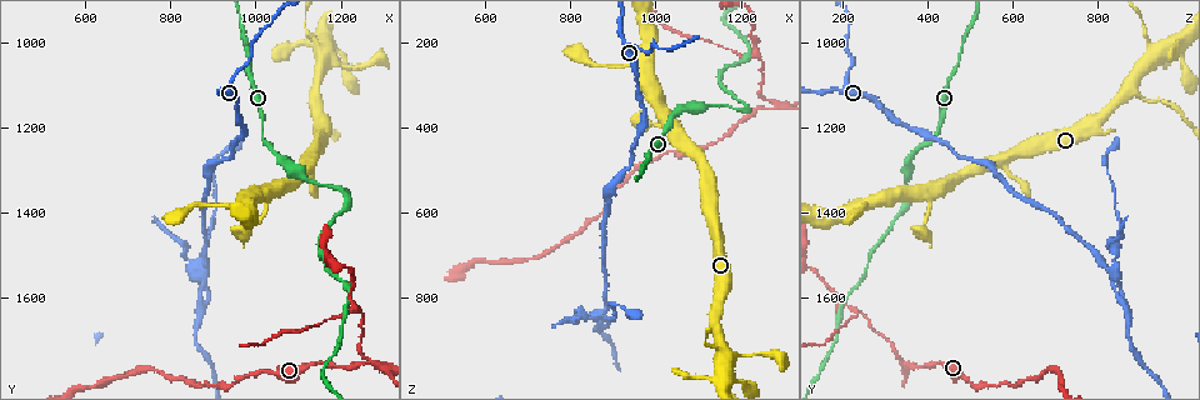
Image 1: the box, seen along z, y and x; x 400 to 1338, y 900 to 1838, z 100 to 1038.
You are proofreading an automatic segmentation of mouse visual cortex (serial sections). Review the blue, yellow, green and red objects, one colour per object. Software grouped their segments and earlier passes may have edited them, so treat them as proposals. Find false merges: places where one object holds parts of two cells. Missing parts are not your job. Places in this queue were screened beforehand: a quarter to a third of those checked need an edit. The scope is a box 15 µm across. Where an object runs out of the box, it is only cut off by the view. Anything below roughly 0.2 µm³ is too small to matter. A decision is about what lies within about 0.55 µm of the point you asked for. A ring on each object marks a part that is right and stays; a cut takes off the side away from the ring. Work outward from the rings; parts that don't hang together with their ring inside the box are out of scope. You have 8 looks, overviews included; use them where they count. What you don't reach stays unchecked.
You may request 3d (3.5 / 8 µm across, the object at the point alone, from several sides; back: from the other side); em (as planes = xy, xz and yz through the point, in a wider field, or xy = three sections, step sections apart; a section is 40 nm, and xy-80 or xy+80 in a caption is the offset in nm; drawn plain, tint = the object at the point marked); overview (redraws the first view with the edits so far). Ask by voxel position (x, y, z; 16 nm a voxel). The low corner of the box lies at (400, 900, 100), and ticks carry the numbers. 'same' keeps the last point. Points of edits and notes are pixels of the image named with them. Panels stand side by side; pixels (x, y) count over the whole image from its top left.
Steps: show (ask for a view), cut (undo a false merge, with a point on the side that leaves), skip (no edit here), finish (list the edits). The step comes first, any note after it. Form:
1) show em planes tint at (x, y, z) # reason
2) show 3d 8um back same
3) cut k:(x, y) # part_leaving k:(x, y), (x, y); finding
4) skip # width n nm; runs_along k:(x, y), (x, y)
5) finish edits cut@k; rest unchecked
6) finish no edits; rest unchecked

show 3d 8um at (1270, 1760, 355) # abrupt turn

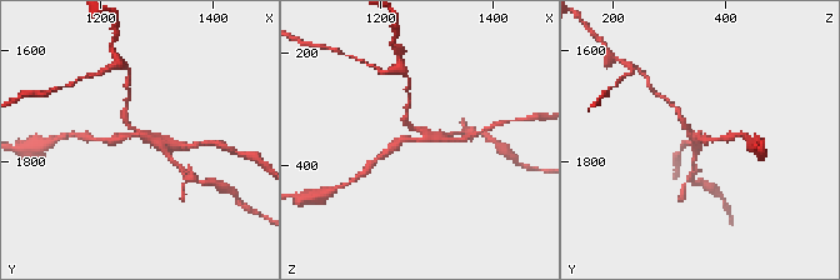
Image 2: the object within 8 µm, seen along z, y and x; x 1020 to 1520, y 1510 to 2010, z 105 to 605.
show em xy step 5 tint at (1280, 1755, 355) # arms 3; arm_widths 150, 200, 200 nm

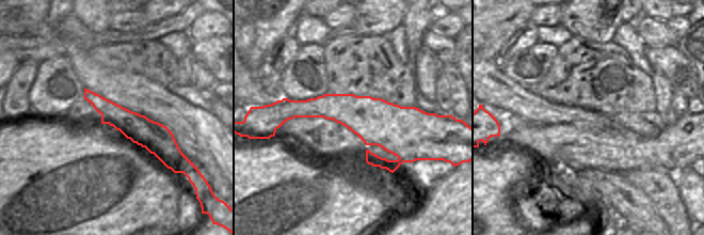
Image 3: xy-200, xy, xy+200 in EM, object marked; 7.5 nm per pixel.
cut 2:(186, 173) # a second cell is stuck on

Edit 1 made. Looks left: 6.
show 3d 3.5um at (1220, 1375, 350) # abrupt turn

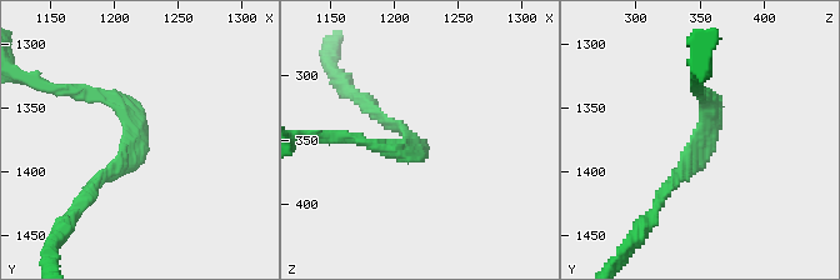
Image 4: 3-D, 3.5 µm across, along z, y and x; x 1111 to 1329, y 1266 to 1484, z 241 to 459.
show em xy step 2 tint at (1220, 1370, 356)

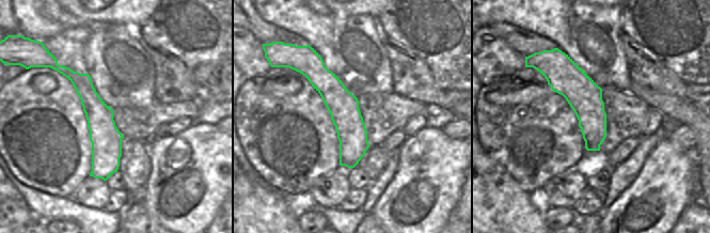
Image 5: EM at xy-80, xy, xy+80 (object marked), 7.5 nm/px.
skip # runs_along 5:(64, 70), (99, 115), (105, 176); continuous, no second cell

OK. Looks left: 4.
show 3d 3.5um at (1140, 1105, 870) # two arms in line, one across

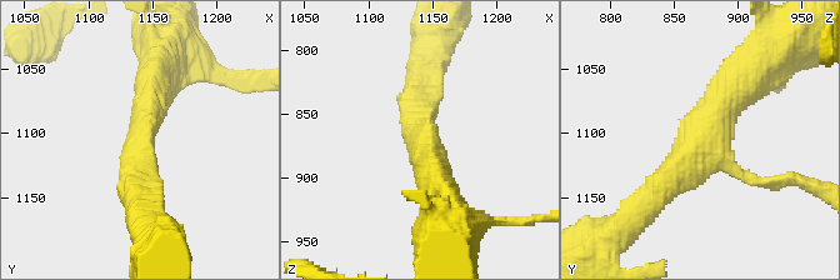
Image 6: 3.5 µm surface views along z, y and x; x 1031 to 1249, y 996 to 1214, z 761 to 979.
show em xy step 1 tint at (1138, 1108, 870) # arms 3; arm_widths 150, 400, 450 nm; now the EM

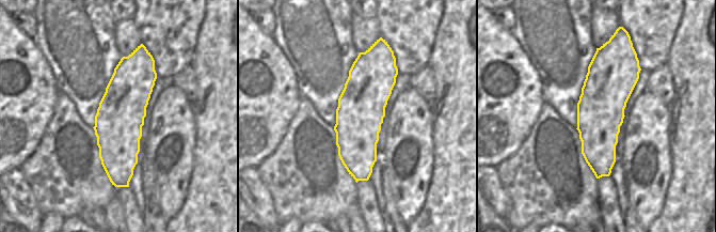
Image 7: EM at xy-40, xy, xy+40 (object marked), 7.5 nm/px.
show em planes tint same # cut it another way

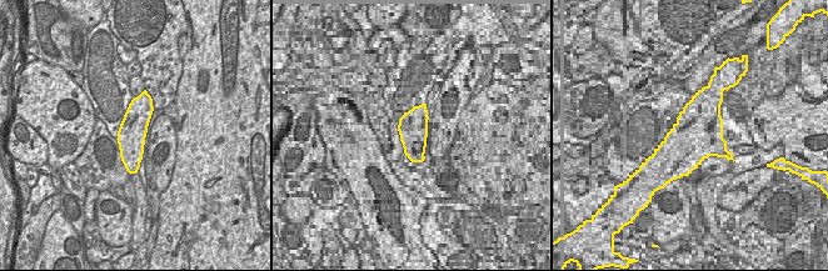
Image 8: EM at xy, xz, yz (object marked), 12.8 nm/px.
skip # runs_along 8:(144, 95), (133, 129), (134, 170); continuous, no second cell

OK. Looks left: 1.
finish edits cut@2; rest unchecked

